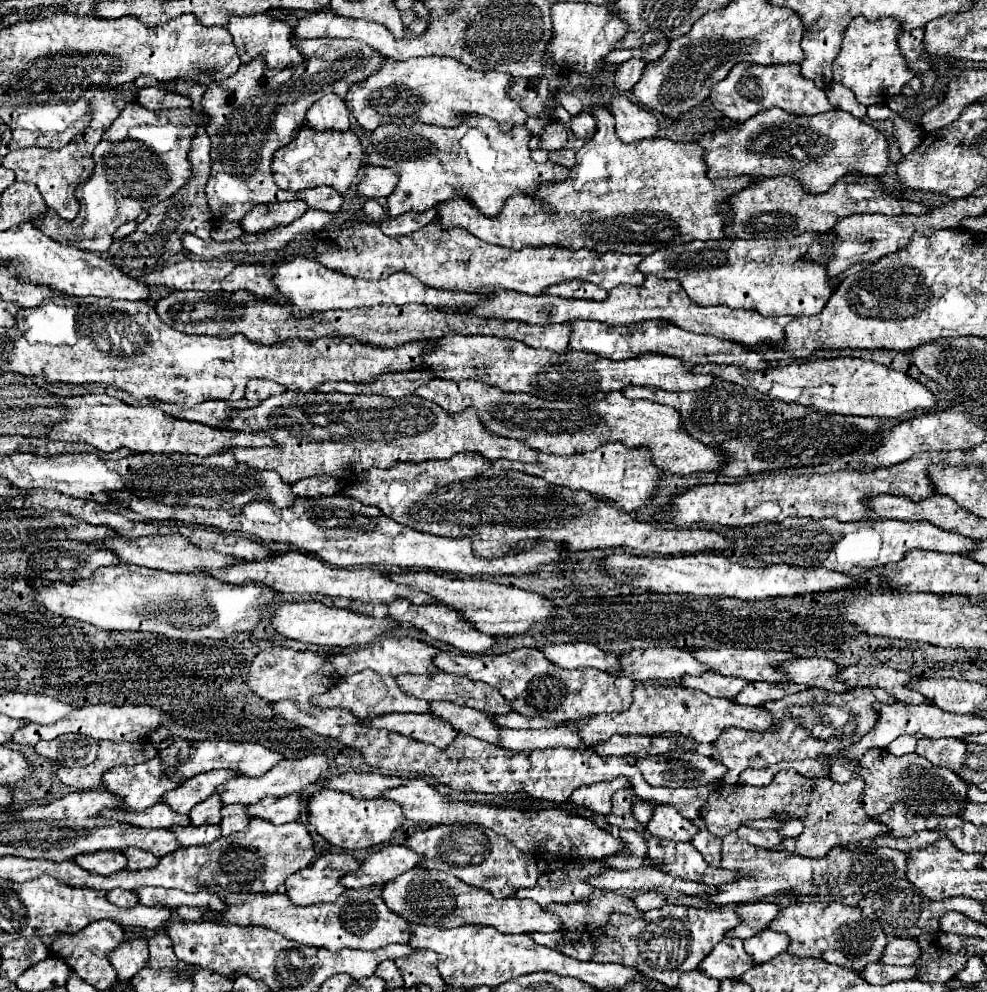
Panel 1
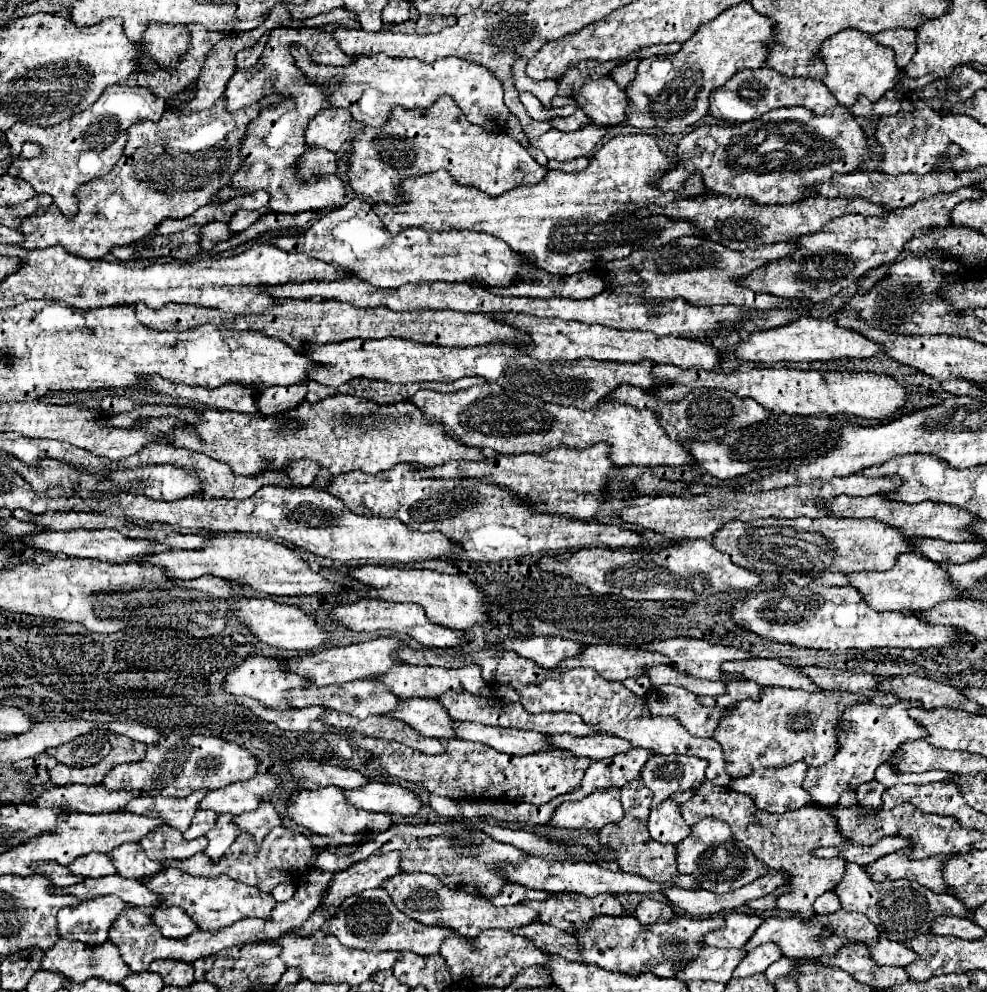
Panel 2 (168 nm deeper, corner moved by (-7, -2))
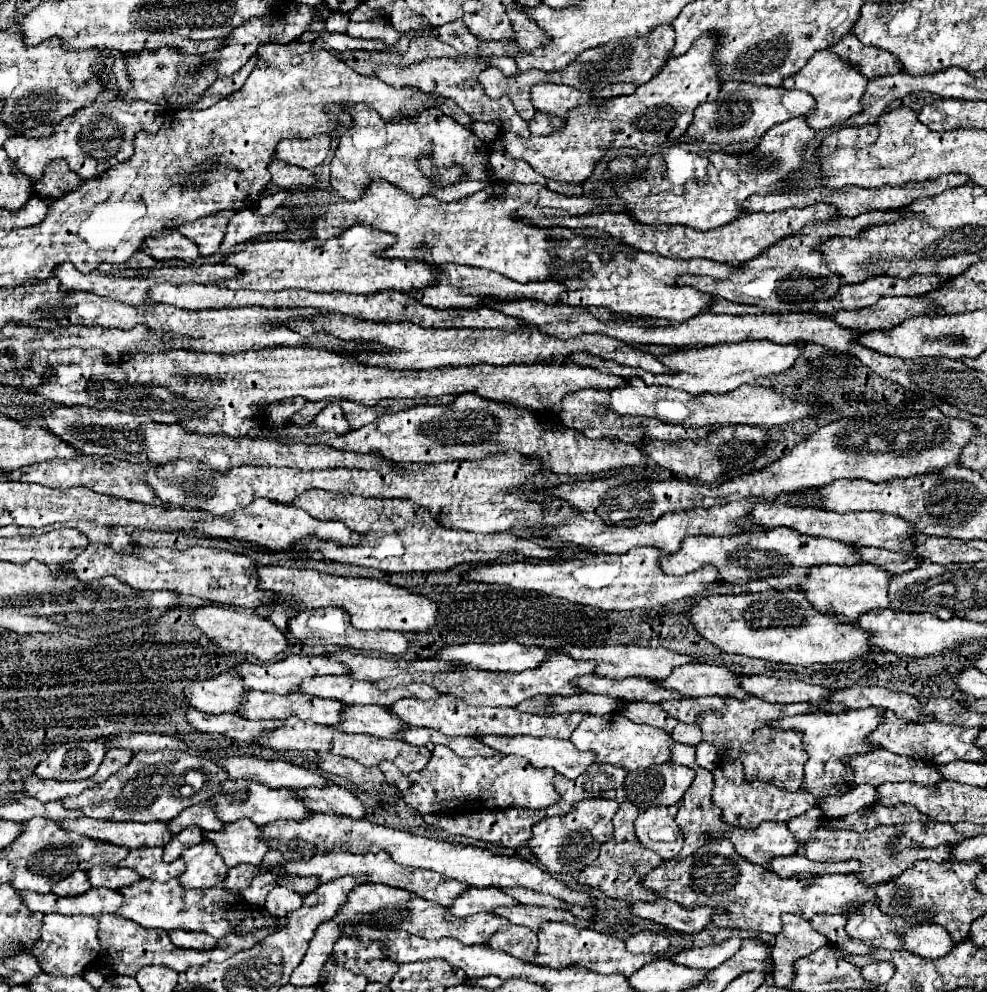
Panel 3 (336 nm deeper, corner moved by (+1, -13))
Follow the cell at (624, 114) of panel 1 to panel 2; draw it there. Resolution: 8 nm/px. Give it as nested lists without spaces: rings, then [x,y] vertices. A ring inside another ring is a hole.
[[[610,76],[598,78],[578,92],[576,102],[582,106],[586,116],[598,126],[620,126],[628,118],[630,100]]]

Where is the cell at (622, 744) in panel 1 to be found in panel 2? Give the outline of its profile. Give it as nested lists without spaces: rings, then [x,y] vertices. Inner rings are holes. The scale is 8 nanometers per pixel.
[[[562,734],[562,736],[552,736],[548,740],[560,750],[570,750],[574,756],[588,756],[592,760],[604,760],[620,752],[628,752],[632,748],[626,740],[610,734],[596,734],[586,738]]]

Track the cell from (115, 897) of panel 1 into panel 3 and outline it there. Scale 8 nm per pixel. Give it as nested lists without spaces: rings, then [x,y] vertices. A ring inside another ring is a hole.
[[[46,915],[40,937],[32,947],[32,955],[48,975],[78,975],[98,957],[100,943],[96,931],[98,919],[92,915]]]

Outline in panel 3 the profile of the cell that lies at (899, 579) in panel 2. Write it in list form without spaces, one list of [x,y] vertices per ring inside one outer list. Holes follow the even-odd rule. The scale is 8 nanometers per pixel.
[[[868,563],[844,567],[844,565],[820,565],[808,569],[808,579],[798,585],[798,591],[806,593],[806,599],[812,607],[816,607],[820,613],[832,613],[832,615],[844,615],[848,621],[858,619],[858,615],[888,607],[888,587],[890,573],[878,571],[878,567],[870,567]]]

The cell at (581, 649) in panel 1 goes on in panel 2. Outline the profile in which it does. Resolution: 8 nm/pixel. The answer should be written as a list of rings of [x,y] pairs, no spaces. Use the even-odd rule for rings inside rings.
[[[538,636],[530,640],[508,640],[504,648],[534,660],[542,668],[558,668],[566,658],[576,658],[582,654],[580,642],[550,636]]]

